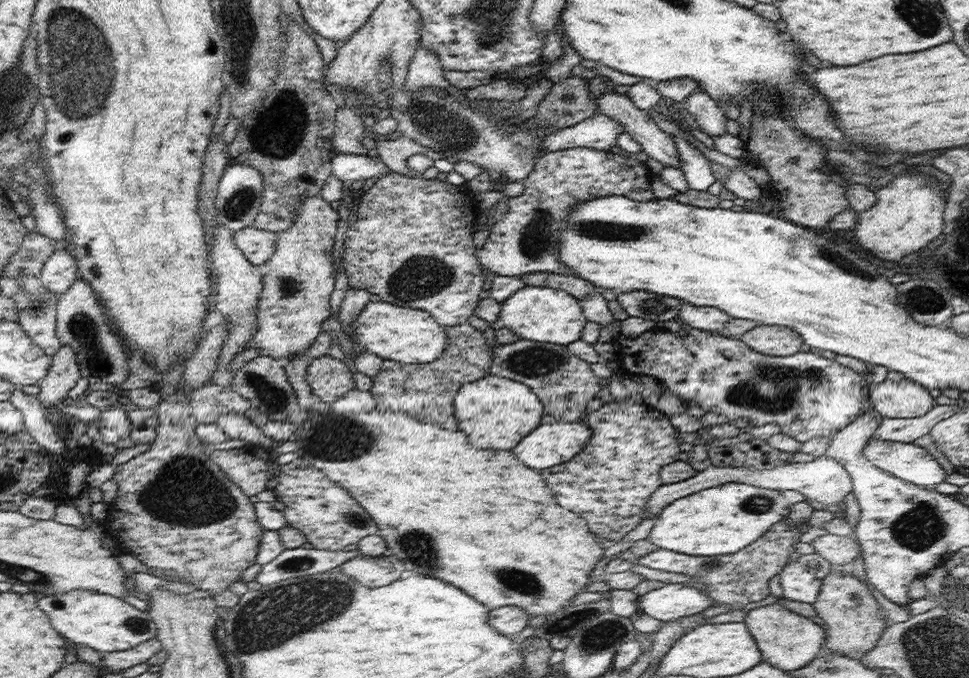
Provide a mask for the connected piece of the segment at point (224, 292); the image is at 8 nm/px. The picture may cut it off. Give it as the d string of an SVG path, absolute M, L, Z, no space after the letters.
M218 223L213 230L211 238L211 264L213 264L217 276L217 296L215 308L218 309L227 324L227 337L223 344L219 361L213 374L213 382L220 387L233 385L234 372L230 371L230 362L238 352L245 350L249 338L255 333L257 309L260 293L263 289L263 275L258 271L237 247L233 239L233 231L227 226Z

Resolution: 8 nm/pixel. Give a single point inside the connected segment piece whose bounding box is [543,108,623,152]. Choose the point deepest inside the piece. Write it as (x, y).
(599, 132)

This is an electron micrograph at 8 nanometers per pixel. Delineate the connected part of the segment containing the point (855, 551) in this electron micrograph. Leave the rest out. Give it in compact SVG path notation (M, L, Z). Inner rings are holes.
M826 533L810 543L816 554L831 562L832 566L840 568L861 554L859 542L850 535L842 537Z

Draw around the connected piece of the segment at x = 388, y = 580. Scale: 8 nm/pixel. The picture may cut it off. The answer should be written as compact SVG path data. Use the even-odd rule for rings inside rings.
M356 555L341 564L344 574L350 578L374 588L374 586L386 586L392 584L392 580L398 580L404 564L396 556Z

